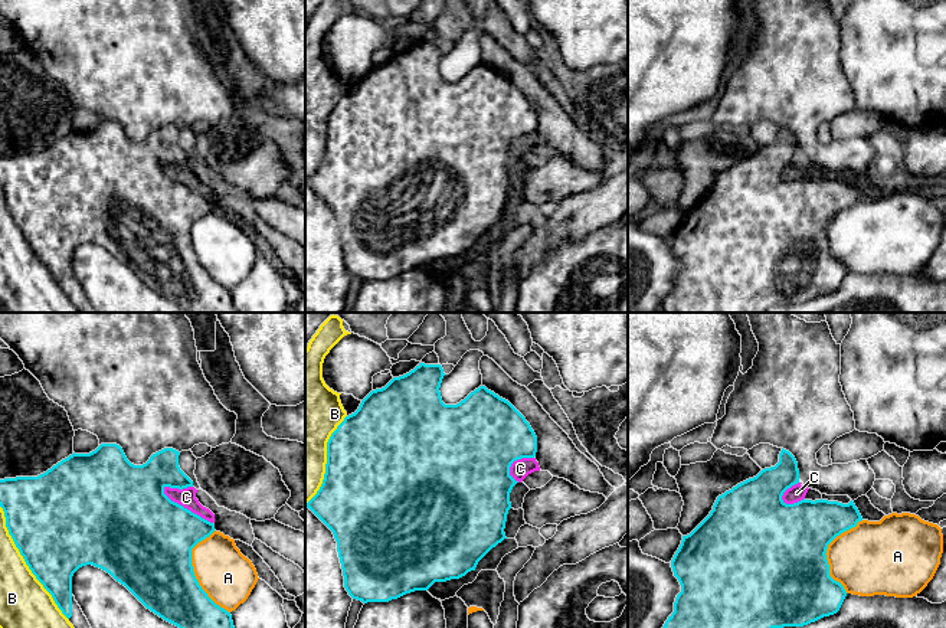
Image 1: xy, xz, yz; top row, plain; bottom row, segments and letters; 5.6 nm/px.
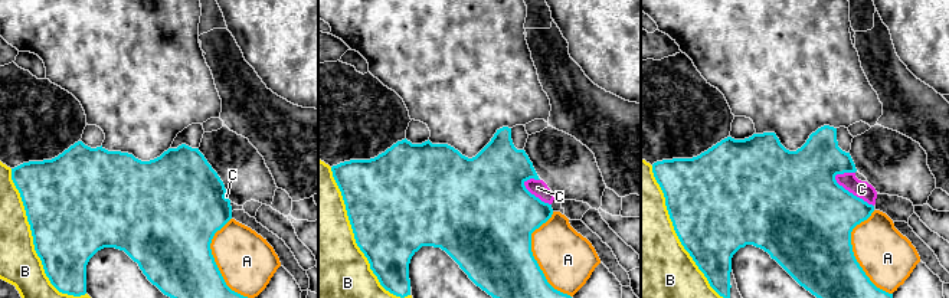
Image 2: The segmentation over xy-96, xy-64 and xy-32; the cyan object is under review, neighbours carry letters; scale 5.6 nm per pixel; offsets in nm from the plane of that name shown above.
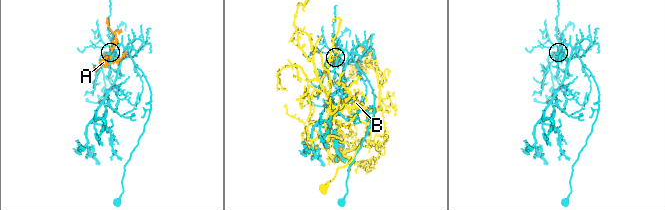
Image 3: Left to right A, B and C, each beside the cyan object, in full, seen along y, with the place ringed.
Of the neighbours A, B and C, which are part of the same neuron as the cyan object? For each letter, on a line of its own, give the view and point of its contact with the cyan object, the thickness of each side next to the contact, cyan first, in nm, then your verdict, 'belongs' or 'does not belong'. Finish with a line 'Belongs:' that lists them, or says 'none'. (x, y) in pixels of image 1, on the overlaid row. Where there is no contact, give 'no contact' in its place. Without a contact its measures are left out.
A: xy (193, 572) | 440/300 nm | does not belong
B: xy (26, 563) | 480/280 nm | does not belong
C: xy (186, 509) | 460/110 nm | does not belong
Belongs: none

